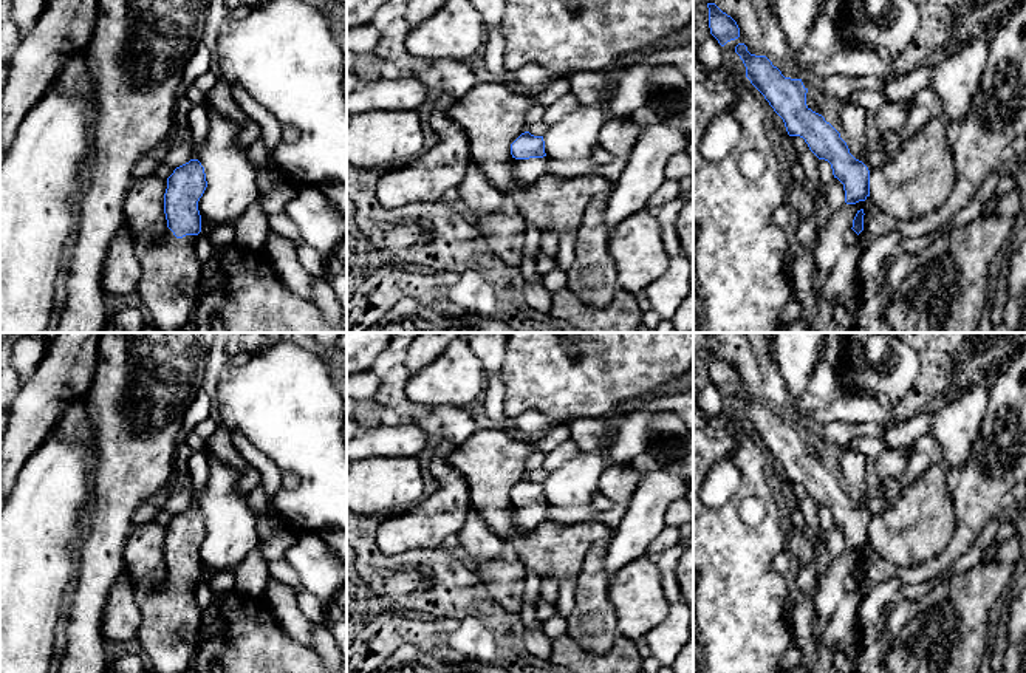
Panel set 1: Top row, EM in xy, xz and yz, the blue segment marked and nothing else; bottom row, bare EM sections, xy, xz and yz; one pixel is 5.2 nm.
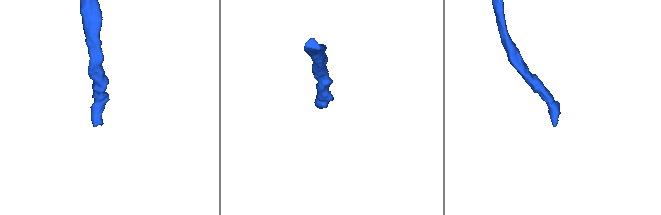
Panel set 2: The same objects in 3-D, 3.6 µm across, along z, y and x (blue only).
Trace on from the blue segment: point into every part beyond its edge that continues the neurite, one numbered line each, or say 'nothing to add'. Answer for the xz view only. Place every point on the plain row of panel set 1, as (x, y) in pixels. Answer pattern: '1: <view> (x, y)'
1: xz (526, 519)

